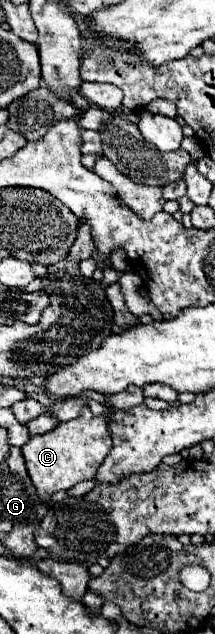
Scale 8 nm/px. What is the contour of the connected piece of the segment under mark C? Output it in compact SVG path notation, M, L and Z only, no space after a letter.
M88 406L80 410L80 416L68 422L60 422L54 430L34 436L24 444L24 460L28 476L36 488L36 494L42 502L48 502L50 496L58 490L70 490L78 482L92 480L98 466L112 448L108 422L104 416L94 416Z

